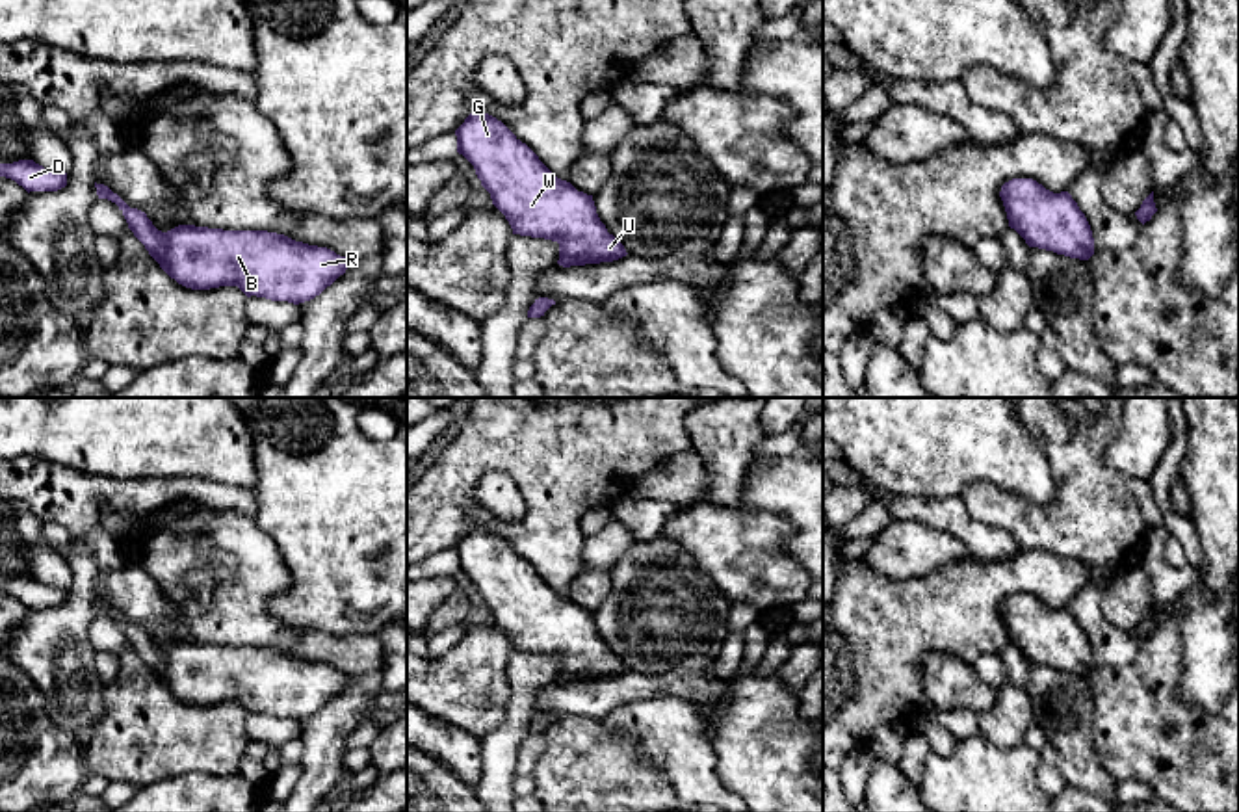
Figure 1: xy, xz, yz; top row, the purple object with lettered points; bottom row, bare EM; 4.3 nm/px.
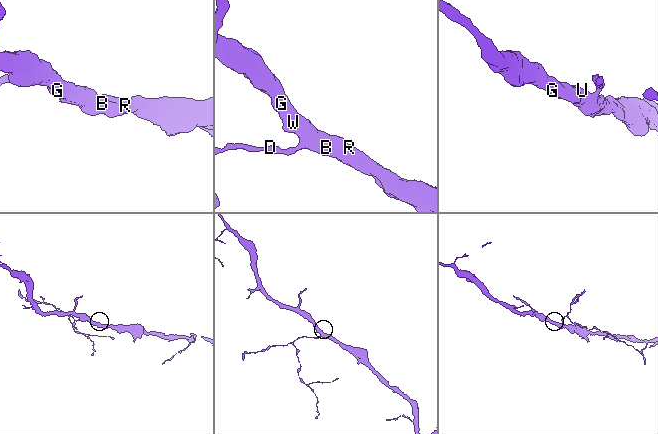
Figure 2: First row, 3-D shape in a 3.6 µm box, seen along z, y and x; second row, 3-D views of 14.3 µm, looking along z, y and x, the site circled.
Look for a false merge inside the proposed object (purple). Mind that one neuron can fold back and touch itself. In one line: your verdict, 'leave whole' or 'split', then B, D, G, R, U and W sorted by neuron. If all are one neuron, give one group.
leave whole | B D G R U W

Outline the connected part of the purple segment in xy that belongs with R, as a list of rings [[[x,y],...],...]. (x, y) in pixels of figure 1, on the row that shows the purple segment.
[[[97,184],[98,199],[119,206],[128,229],[160,268],[191,290],[238,286],[247,297],[305,303],[320,295],[349,260],[327,247],[295,242],[267,230],[223,230],[178,225],[158,230],[145,212],[130,208],[108,186]]]

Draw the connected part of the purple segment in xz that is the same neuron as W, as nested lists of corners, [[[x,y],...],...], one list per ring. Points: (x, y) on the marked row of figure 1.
[[[474,111],[455,136],[457,152],[474,165],[513,234],[557,242],[557,264],[563,268],[628,255],[600,221],[593,195],[557,178],[502,121]]]

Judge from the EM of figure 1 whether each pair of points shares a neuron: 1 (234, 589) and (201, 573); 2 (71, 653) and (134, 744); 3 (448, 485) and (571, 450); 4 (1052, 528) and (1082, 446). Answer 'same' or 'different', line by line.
1: different
2: different
3: same
4: same

